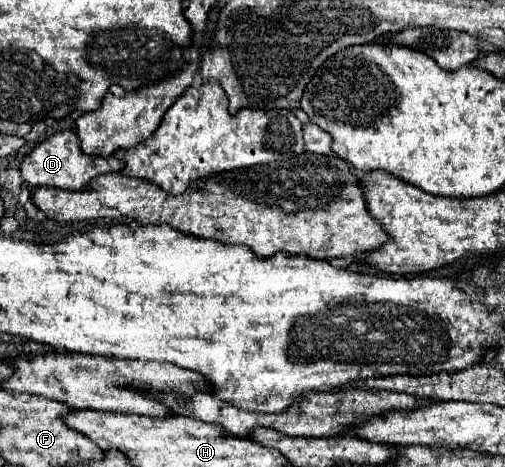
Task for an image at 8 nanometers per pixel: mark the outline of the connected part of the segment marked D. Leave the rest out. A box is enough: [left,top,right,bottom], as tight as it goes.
[22,129,124,191]

